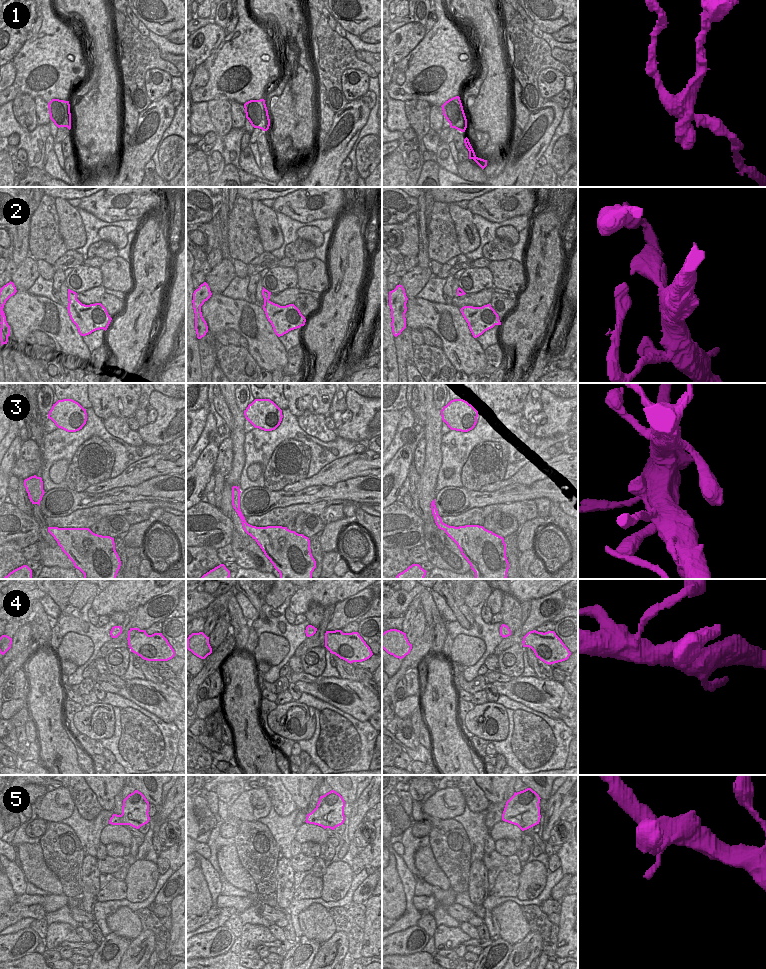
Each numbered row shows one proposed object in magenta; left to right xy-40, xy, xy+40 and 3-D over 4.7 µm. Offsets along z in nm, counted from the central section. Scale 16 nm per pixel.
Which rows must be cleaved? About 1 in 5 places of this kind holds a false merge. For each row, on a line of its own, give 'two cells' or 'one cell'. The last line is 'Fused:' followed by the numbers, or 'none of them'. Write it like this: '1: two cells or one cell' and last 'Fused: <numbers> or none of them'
1: two cells
2: one cell
3: one cell
4: one cell
5: one cell
Fused: 1

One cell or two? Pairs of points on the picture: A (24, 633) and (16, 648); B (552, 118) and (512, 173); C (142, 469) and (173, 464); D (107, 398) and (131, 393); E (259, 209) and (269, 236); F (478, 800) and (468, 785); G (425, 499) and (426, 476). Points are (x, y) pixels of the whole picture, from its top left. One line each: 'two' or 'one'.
A: one
B: one
C: one
D: one
E: one
F: one
G: one

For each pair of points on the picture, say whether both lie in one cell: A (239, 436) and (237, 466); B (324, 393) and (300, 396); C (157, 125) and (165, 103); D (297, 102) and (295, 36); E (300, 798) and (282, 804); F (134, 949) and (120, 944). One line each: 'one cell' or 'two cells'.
A: one cell
B: one cell
C: one cell
D: one cell
E: two cells
F: two cells

